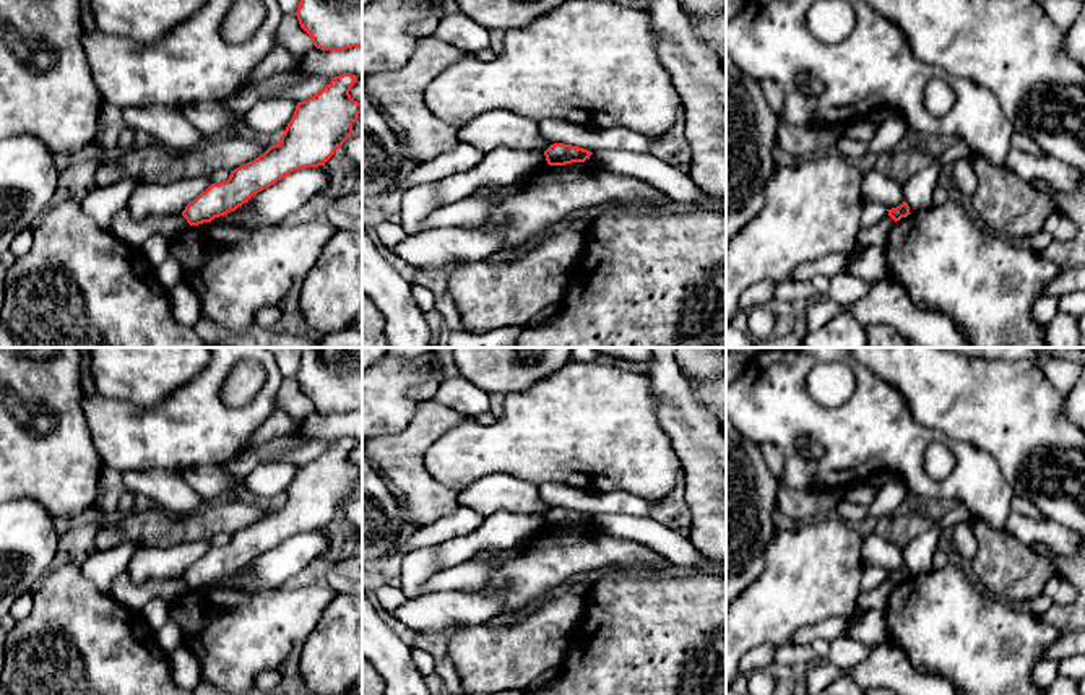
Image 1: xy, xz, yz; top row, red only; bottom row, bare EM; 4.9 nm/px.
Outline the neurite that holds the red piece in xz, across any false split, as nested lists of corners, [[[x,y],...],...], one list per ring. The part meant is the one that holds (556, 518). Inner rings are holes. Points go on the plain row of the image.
[[[554,507],[546,515],[549,529],[565,529],[572,526],[585,526],[593,516],[578,510]]]

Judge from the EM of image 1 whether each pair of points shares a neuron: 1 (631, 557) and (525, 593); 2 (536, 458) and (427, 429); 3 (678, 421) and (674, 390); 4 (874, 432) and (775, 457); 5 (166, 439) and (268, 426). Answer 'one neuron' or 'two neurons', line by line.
1: one neuron
2: two neurons
3: one neuron
4: two neurons
5: two neurons

